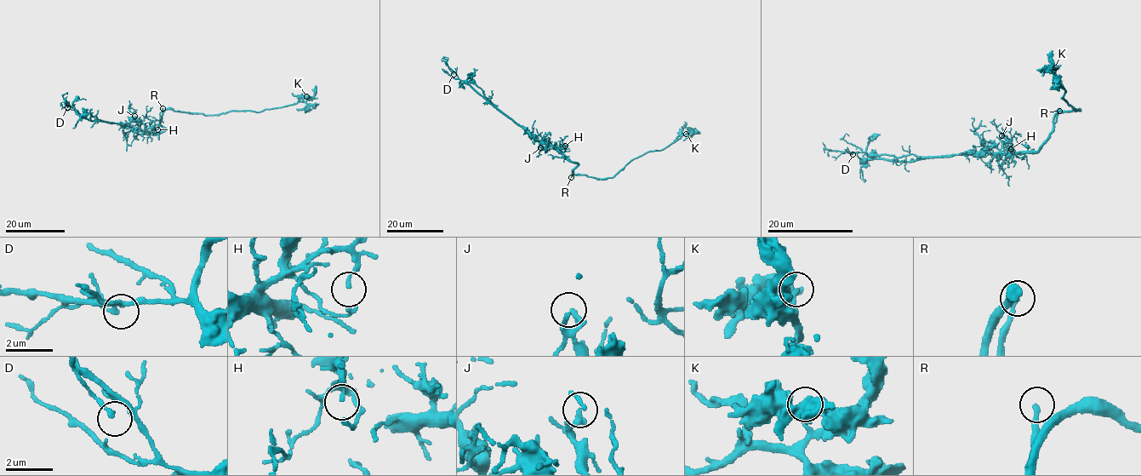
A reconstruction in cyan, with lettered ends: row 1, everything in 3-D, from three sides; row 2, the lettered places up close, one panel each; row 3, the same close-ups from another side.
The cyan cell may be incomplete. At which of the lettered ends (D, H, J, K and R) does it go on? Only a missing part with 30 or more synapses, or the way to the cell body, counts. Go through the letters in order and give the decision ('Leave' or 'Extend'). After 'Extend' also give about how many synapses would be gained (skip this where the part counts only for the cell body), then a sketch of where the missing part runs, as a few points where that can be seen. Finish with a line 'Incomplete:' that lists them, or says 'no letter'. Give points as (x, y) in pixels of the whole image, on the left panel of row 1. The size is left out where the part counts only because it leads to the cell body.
D: Leave
H: Leave
J: Leave
K: Leave
R: Extend. Course of what is missing: (162, 108), (135, 111), (89, 123), (75, 148), (76, 151)
Incomplete: R

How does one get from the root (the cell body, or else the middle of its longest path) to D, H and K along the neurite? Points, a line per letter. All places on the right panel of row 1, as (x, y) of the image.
D: (1046, 142), (1034, 151), (962, 154), (912, 161), (891, 162), (867, 152), (847, 152), (852, 154)
H: (1046, 142), (1034, 151), (1016, 152), (1009, 142), (1011, 149)
K: (1046, 142), (1053, 129), (1058, 111), (1081, 108), (1071, 107), (1062, 98), (1066, 90), (1055, 77), (1055, 67)

